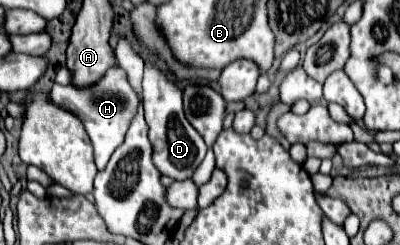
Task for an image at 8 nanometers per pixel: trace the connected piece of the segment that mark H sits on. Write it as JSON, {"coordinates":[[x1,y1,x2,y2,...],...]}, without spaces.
{"coordinates":[[113,67,105,73,105,77,87,89,77,89,73,85,59,85,55,83,51,93,49,93,51,101,65,107,67,111,71,111,73,115,77,115,81,119,81,123,85,125,89,139,93,143,93,153,95,153,95,165,99,171,105,169,109,157,113,155,113,151,121,145,121,141,125,139,127,127,131,125,131,119,137,113,137,105,139,105,139,97,137,93,131,89,127,75,123,73,121,67]]}

